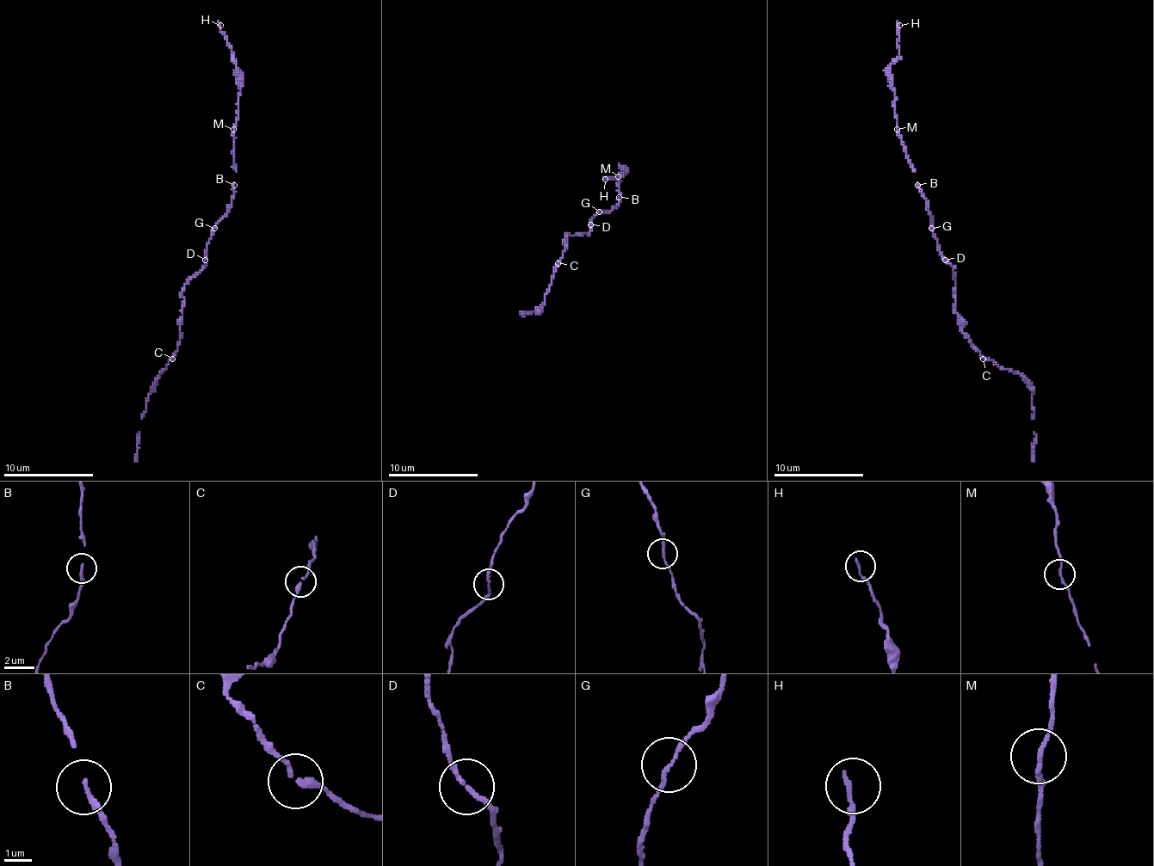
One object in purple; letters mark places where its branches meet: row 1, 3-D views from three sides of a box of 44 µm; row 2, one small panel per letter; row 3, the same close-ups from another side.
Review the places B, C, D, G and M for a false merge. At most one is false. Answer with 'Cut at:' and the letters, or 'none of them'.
Cut at: none of them

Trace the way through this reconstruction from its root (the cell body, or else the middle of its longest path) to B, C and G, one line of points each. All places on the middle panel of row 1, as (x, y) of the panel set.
B: (589, 222), (599, 213), (607, 213), (614, 208), (619, 204), (619, 197)
C: (589, 222), (588, 233), (567, 236), (570, 236), (564, 240), (564, 251), (558, 262)
G: (589, 222), (599, 211)

